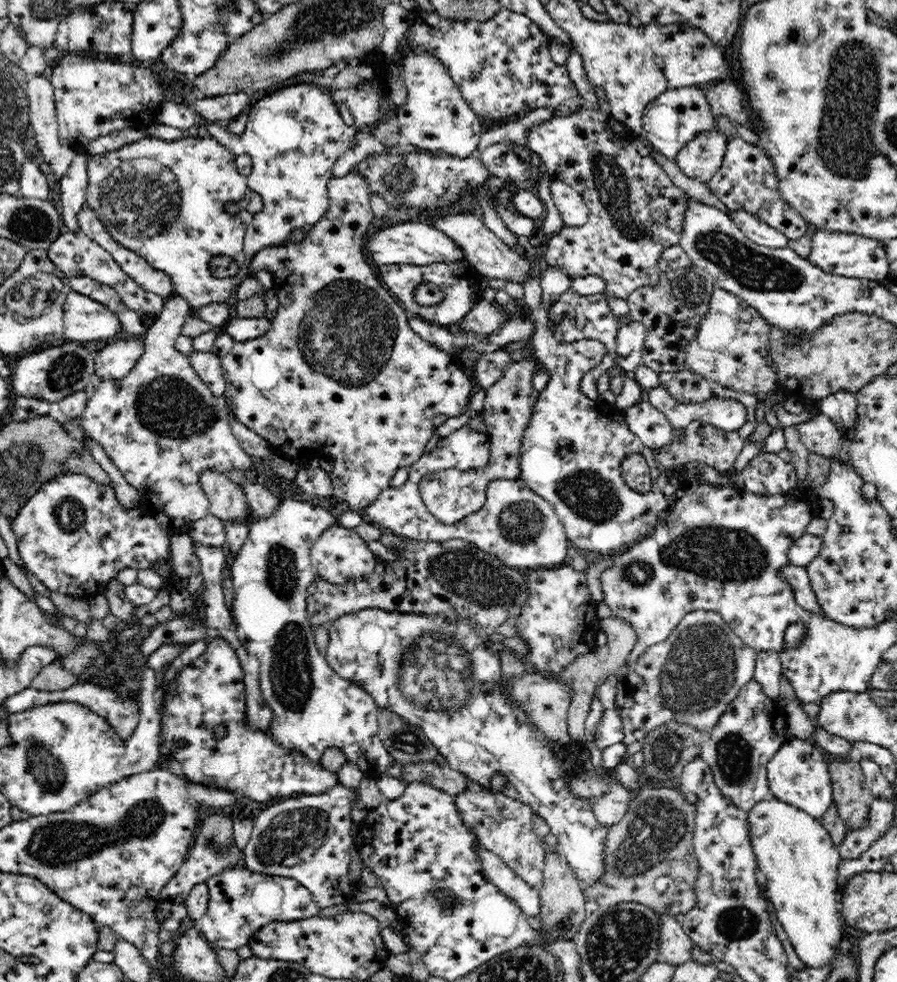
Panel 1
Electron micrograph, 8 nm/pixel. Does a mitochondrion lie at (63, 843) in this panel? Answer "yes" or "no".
yes

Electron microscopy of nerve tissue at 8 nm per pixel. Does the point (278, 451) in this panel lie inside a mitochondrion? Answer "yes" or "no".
no

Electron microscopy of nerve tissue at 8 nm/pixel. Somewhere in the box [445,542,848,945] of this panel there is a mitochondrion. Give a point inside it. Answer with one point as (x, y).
(701, 668)

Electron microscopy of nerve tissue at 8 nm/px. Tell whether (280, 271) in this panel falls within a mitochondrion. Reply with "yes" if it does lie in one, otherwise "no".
no

